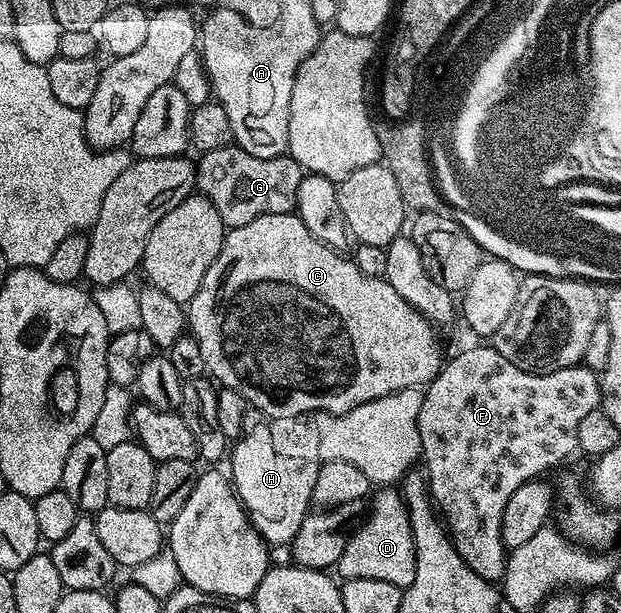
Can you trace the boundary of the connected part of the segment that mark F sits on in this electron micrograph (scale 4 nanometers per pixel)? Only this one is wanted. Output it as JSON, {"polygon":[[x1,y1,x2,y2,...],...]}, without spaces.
{"polygon":[[492,346,486,348,466,348,459,356,454,356,443,363,442,368,436,374,436,378,425,385,422,394,422,405,420,406,420,418,418,419,418,429,420,430,420,446,422,447,421,463,426,463,424,467,424,476,428,481,428,491,431,501,436,505,445,527,449,529,450,540,454,543,454,548,464,558,464,562,480,578,491,582,501,581,506,572,506,558,508,549,504,546,502,535,500,534,500,522,504,518,504,506,508,506,508,498,516,494,516,490,524,482,541,477,542,472,556,464,562,464,569,458,573,452,579,451,578,439,576,438,576,429,587,414,592,414,592,410,600,407,602,399,602,385,600,383,599,373,585,366,575,366,572,368,561,368,555,372,529,372,520,370,520,366,512,366,504,354,500,354]]}

